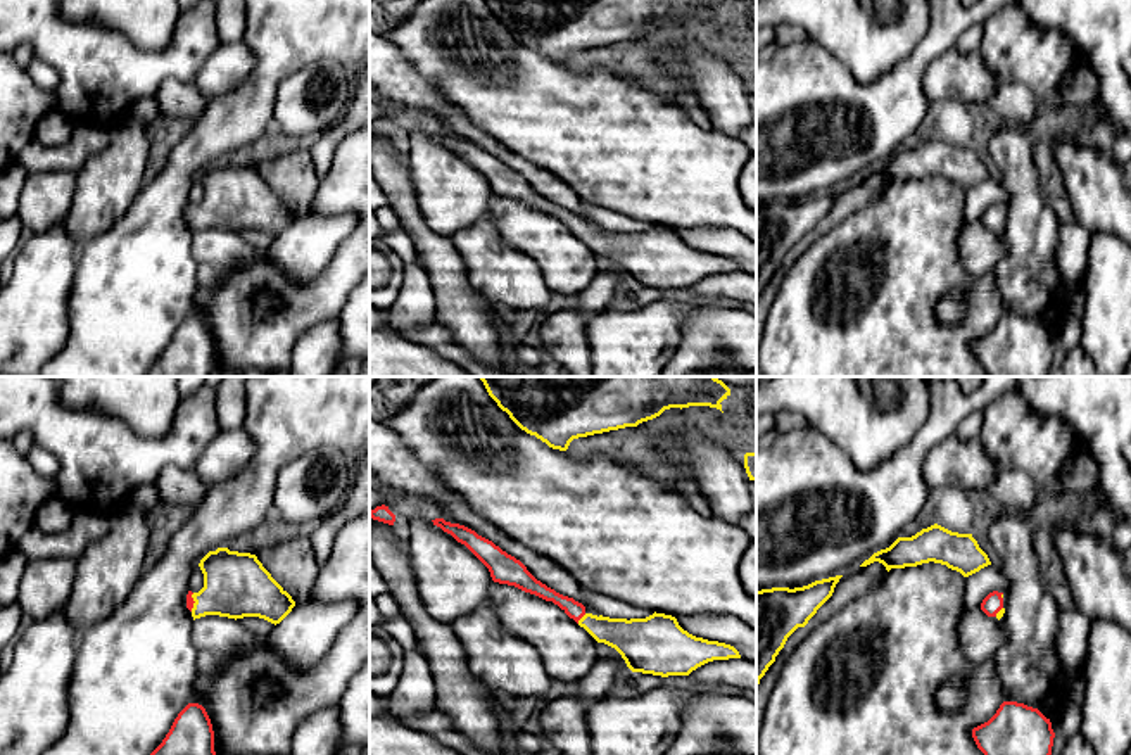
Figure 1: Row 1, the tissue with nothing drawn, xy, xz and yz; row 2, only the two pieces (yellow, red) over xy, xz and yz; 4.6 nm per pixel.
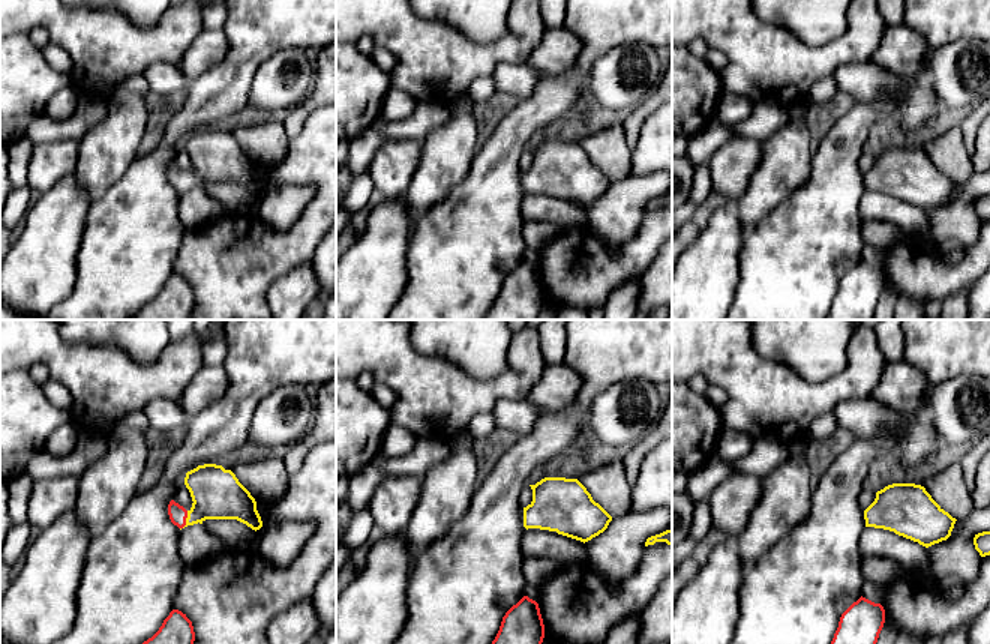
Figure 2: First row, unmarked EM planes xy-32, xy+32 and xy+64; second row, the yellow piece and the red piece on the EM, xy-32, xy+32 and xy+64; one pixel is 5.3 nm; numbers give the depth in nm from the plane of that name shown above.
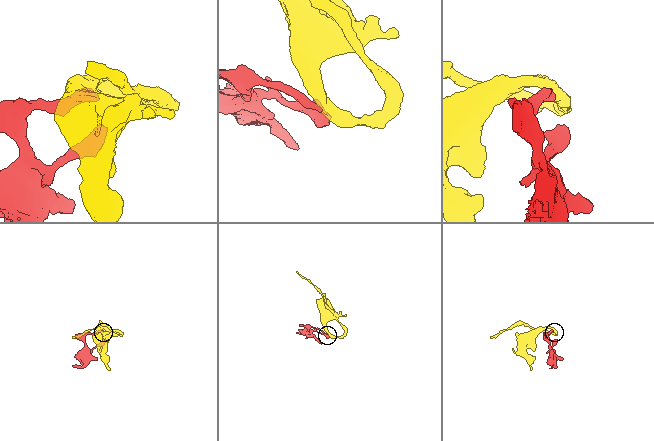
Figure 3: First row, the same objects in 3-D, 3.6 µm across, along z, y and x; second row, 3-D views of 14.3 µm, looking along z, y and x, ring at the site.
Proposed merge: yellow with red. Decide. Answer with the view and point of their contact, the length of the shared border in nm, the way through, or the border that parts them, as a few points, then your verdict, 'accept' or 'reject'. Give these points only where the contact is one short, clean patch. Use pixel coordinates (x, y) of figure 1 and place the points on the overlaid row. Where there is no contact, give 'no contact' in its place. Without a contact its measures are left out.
xz (581, 619) | 60 nm | across xz (631, 638), (581, 619), (575, 610) | accept

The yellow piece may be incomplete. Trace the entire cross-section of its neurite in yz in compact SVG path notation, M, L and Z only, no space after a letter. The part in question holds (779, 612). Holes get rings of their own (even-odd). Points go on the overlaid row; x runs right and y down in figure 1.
M841 577L815 581L794 589L772 587L756 591L756 689L787 638L798 627L808 624L832 596Z

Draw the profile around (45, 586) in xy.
M43 558L28 563L17 598L24 615L47 619L66 608L76 579L76 558Z

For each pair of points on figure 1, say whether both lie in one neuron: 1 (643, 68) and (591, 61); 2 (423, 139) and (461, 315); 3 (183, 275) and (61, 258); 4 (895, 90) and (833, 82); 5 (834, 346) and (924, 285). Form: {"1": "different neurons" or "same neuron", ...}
{"1": "same neuron", "2": "different neurons", "3": "different neurons", "4": "same neuron", "5": "same neuron"}

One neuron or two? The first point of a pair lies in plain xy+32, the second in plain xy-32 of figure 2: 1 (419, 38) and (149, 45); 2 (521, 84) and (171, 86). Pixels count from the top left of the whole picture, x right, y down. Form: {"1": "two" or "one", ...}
{"1": "one", "2": "one"}

